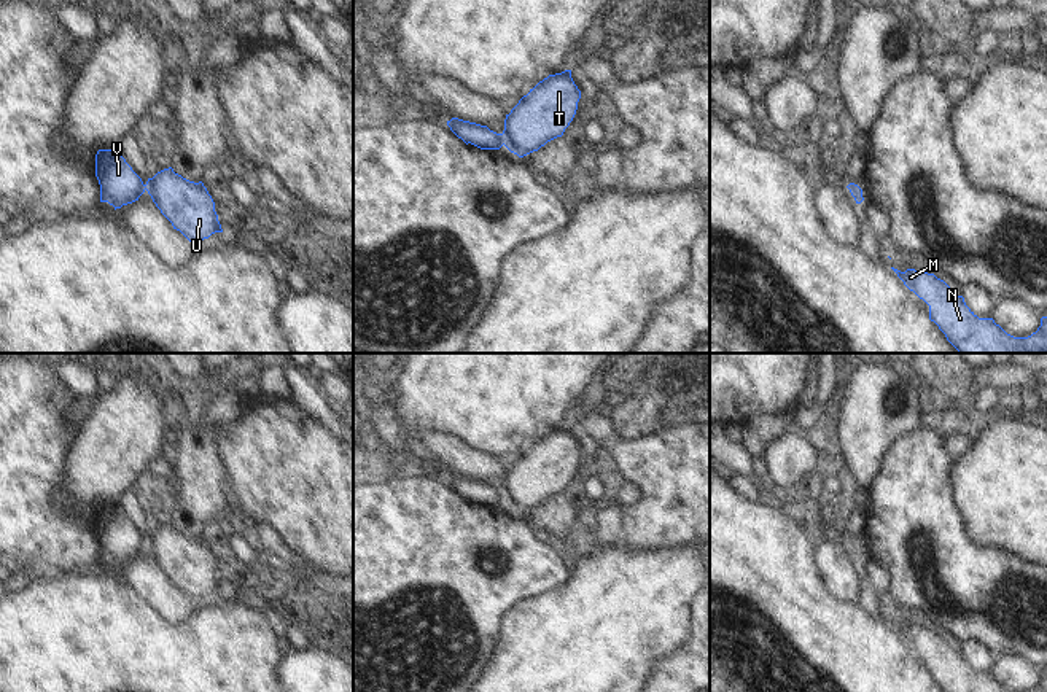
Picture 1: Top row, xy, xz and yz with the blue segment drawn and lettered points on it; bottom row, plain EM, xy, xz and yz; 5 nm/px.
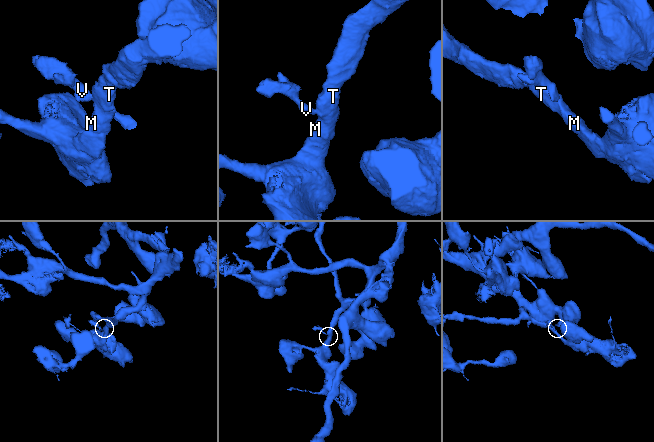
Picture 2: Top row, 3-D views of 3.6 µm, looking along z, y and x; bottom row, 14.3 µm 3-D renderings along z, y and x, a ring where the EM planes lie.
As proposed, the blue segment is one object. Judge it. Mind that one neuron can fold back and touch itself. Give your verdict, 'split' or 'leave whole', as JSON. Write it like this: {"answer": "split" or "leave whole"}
{"answer": "split"}

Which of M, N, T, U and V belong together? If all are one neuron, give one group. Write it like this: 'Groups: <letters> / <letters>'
Groups: M N T U / V

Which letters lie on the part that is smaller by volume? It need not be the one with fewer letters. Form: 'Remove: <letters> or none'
Remove: V

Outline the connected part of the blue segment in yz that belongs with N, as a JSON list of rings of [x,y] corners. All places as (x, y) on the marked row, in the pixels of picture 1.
[[[891,267],[904,285],[929,305],[929,320],[959,353],[1047,353],[1047,317],[1028,337],[1007,334],[993,318],[979,318],[952,288],[934,274]]]

